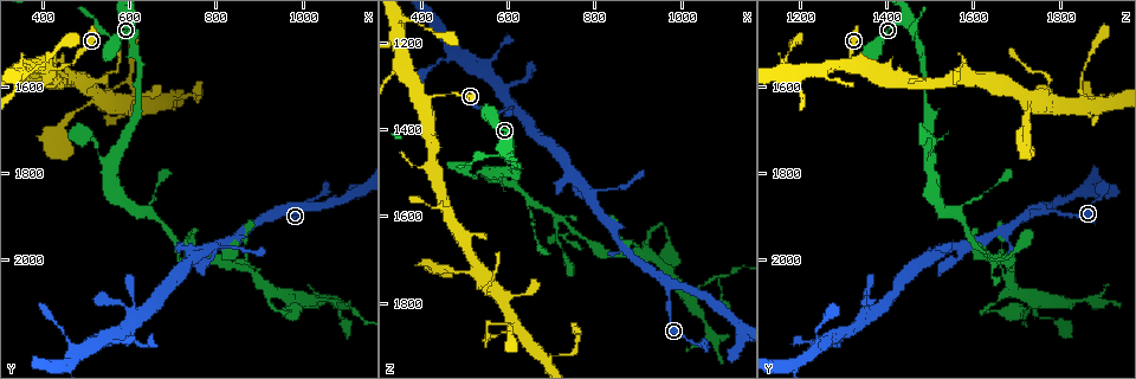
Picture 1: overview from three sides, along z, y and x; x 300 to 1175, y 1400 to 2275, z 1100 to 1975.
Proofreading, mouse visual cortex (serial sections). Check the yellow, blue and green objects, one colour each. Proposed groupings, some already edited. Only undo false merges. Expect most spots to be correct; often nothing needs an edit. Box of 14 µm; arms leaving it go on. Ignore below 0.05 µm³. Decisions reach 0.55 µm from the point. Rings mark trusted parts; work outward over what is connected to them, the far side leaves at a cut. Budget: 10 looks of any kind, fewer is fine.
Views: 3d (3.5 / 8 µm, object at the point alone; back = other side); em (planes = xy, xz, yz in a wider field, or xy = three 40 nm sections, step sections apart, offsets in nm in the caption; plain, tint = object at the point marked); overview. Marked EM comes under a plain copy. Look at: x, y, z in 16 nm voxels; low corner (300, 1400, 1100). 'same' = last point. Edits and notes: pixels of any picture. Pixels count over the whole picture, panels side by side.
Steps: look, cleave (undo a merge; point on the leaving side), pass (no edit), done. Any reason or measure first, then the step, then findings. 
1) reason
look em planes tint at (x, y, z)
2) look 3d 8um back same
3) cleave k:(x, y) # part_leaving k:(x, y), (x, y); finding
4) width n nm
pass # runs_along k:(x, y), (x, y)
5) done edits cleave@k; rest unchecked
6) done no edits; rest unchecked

a fork
look 3d 8um at (715, 1965, 1610)

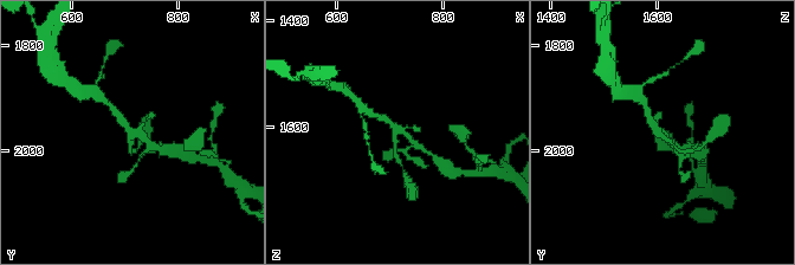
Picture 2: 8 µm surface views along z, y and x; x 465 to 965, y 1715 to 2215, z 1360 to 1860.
look em xy step 5 tint at (715, 1965, 1605)

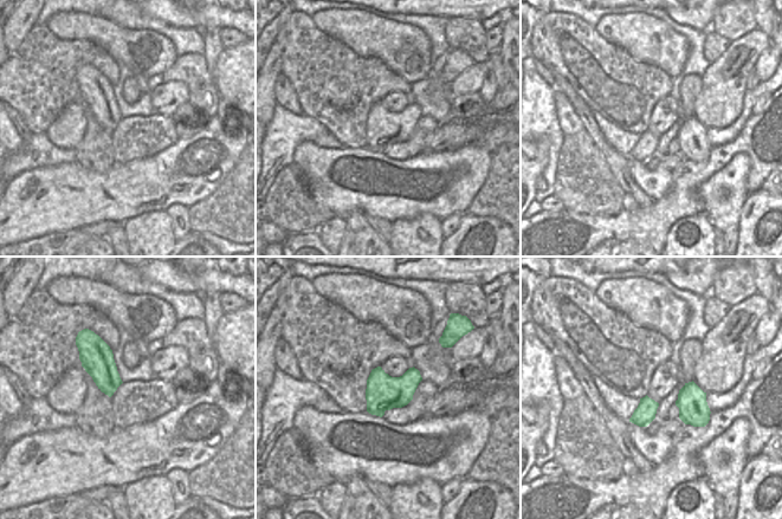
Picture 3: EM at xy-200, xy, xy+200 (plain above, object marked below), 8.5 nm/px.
pass # runs_along 2:(114, 109), (134, 134), (157, 148); continuous, no second cell

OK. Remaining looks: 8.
thin neck
look 3d 3.5um at (925, 2065, 1690)

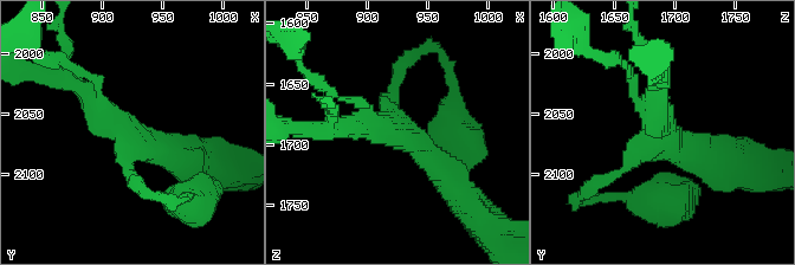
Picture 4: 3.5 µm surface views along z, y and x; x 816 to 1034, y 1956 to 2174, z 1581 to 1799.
now the EM
look em planes tint at (920, 2064, 1688)

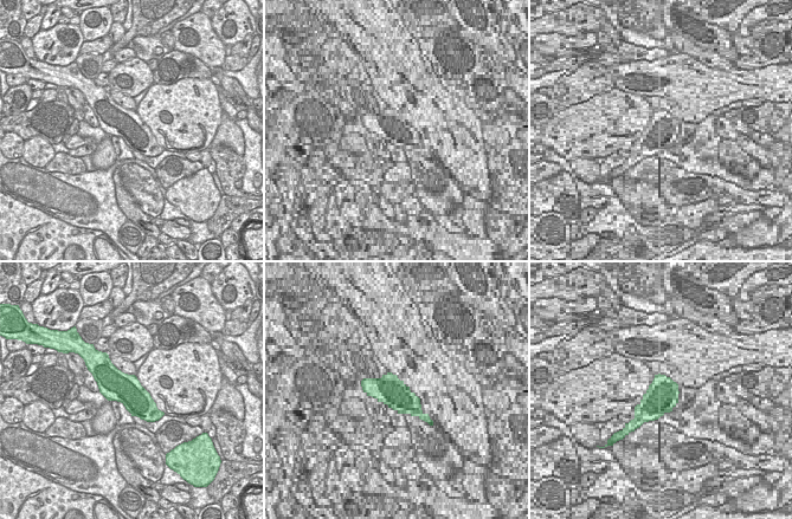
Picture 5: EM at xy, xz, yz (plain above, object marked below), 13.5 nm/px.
width 420 nm
pass # runs_along 4:(68, 81), (143, 146), (183, 161); one cell here

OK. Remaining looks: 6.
side arm on a straight run
look 3d 3.5um back at (1070, 2095, 1740)

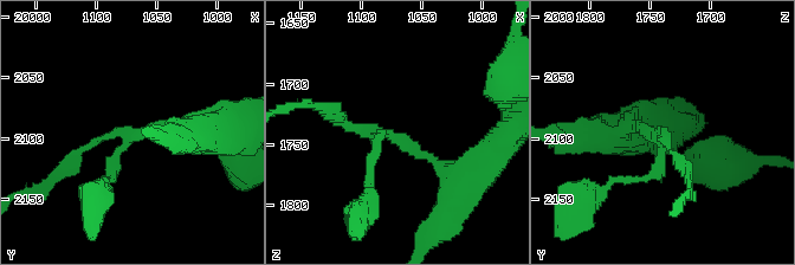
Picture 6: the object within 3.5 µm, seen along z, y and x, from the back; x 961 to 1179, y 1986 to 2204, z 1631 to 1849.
arms 3; arm_widths 100, 150, 200 nm; shape alone is not enough
look em xy step 2 tint at (1072, 2102, 1746)

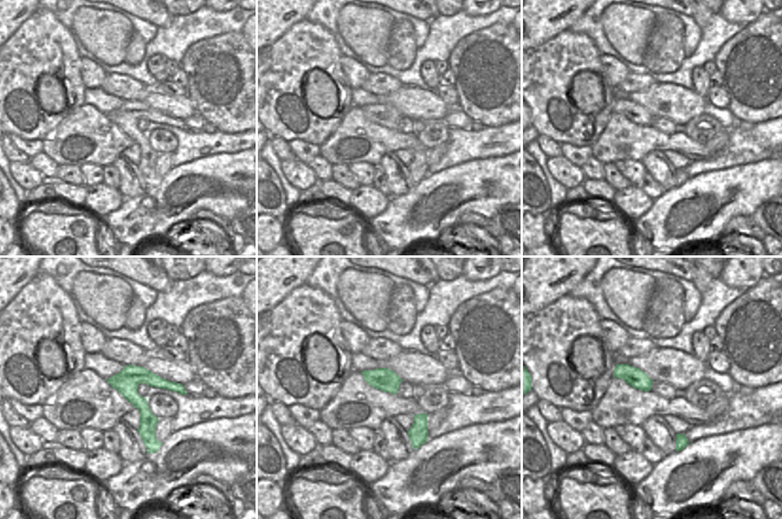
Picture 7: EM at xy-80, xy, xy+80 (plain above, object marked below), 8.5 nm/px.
width 200 nm
pass # runs_along 7:(129, 368), (154, 442); continuous, no second cell

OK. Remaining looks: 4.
look 3d 3.5um at (595, 1635, 1790)

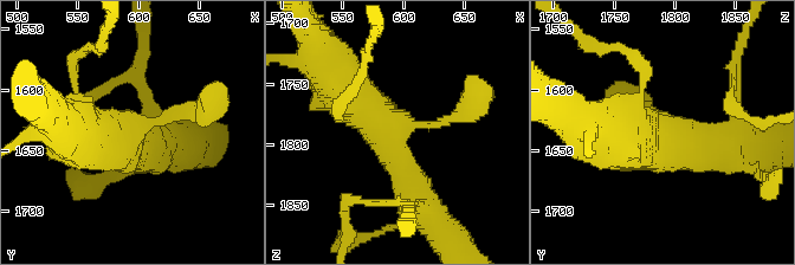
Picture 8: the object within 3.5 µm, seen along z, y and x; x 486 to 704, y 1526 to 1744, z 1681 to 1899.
look em xy step 2 tint at (600, 1632, 1782)

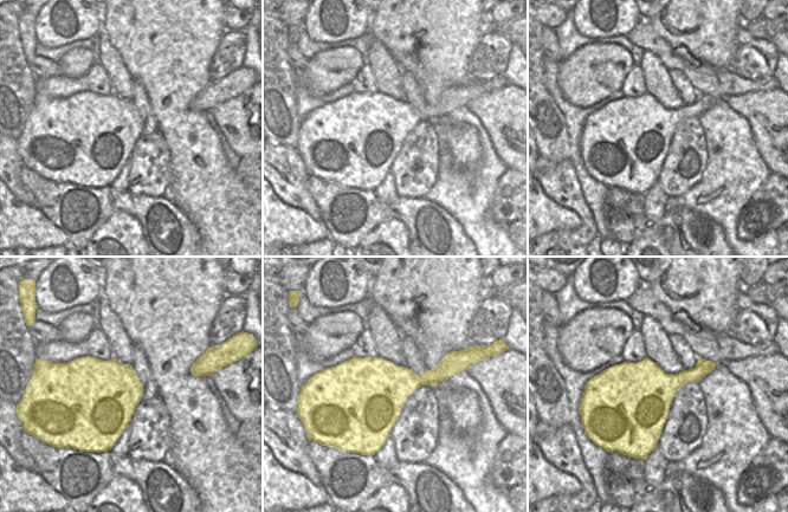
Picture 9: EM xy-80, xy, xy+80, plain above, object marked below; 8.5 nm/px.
pass # runs_along 8:(333, 70), (383, 124), (415, 198); all the same cell

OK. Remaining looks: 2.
done no edits; rest unchecked

